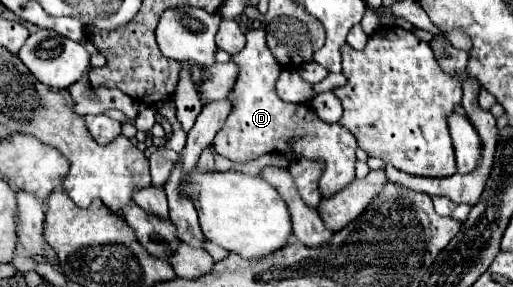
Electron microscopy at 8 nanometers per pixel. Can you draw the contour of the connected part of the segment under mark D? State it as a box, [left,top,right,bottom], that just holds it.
[214,30,356,198]

